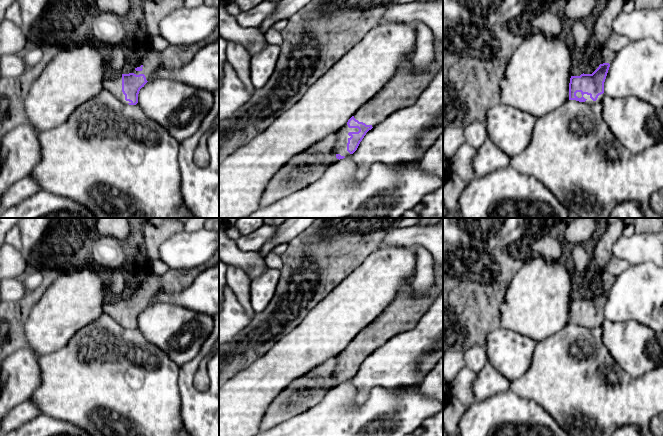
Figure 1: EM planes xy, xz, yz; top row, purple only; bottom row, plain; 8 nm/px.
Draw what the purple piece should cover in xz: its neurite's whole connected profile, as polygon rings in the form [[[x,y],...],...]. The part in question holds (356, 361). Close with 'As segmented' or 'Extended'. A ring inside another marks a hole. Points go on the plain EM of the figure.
[[[434,263],[434,286],[432,294],[428,297],[417,297],[412,293],[412,281],[405,284],[394,301],[364,330],[362,330],[343,350],[337,355],[337,366],[335,370],[335,377],[337,383],[343,383],[350,378],[353,378],[366,357],[382,346],[389,338],[397,335],[400,332],[409,331],[413,329],[418,320],[429,309],[432,303],[437,299],[443,290],[443,264]]]. Extended

